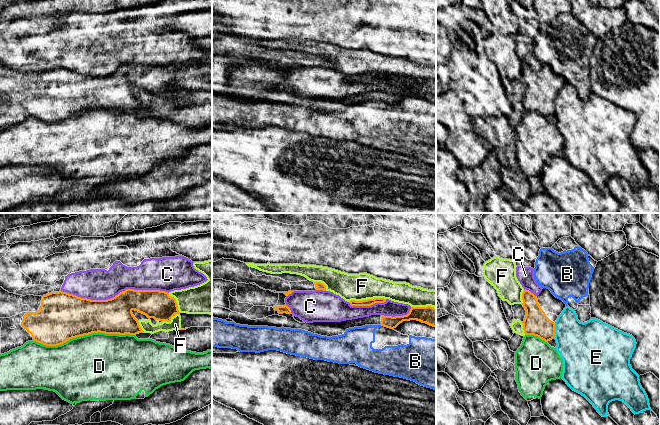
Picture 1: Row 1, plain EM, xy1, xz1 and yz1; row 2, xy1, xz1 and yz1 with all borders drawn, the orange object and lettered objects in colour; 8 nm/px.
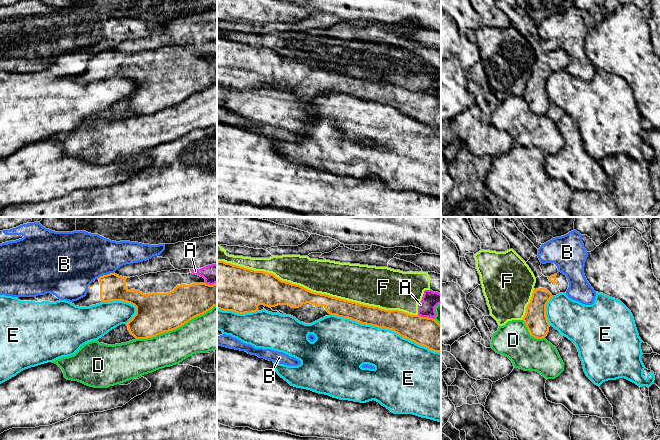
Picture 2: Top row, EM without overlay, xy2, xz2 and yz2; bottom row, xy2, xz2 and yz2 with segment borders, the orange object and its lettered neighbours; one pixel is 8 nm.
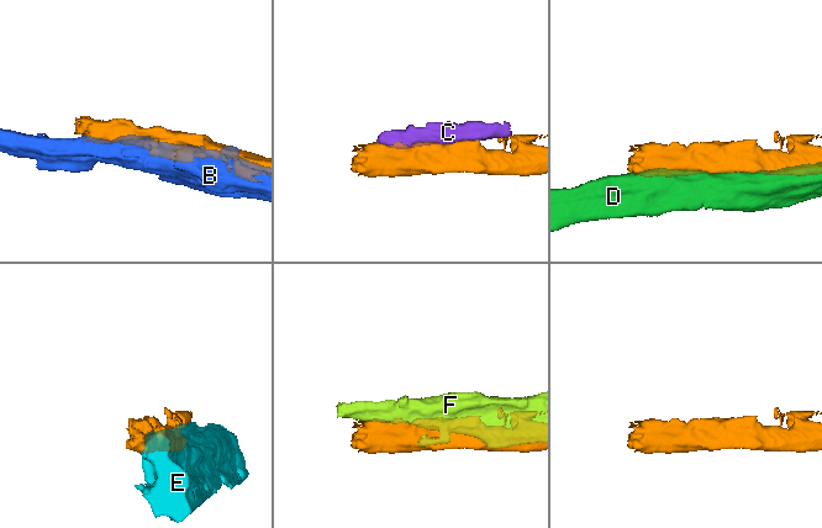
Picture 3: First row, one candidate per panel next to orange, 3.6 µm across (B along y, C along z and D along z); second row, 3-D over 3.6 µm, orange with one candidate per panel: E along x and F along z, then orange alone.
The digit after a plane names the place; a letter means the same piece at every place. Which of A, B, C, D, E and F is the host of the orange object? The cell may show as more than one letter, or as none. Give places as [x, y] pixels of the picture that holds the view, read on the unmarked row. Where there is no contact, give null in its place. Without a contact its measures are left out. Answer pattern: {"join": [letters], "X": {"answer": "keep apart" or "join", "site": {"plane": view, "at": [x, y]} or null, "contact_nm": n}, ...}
{"join": [], "A": {"answer": "keep apart", "site": {"plane": "xz2", "at": [425, 93]}, "contact_nm": 120}, "B": {"answer": "keep apart", "site": {"plane": "xy2", "at": [104, 51]}, "contact_nm": 150}, "C": {"answer": "keep apart", "site": {"plane": "xy1", "at": [116, 71]}, "contact_nm": 850}, "D": {"answer": "keep apart", "site": {"plane": "xy1", "at": [83, 111]}, "contact_nm": 850}, "E": {"answer": "keep apart", "site": {"plane": "xz2", "at": [386, 104]}, "contact_nm": 950}, "F": {"answer": "keep apart", "site": {"plane": "xz2", "at": [317, 69]}, "contact_nm": 1650}}

